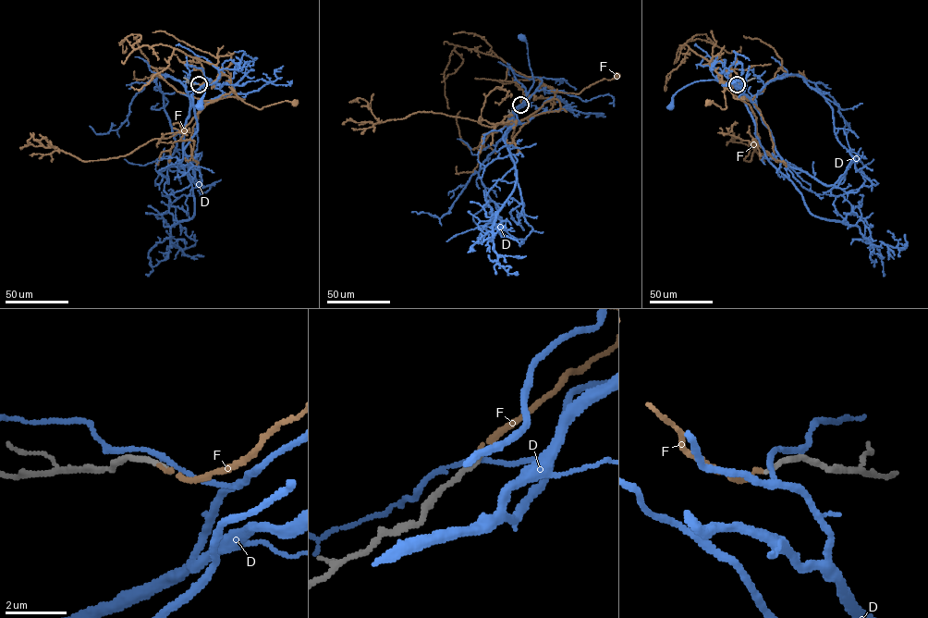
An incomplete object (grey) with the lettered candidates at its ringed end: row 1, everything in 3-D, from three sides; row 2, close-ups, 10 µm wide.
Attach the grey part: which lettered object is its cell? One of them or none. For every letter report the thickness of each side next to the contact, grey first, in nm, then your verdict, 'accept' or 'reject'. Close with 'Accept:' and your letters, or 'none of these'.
D: 170 nm thick on the grey side, 140 nm on the other; reject
F: 170 nm thick on the grey side, 130 nm on the other; accept
Accept: F

